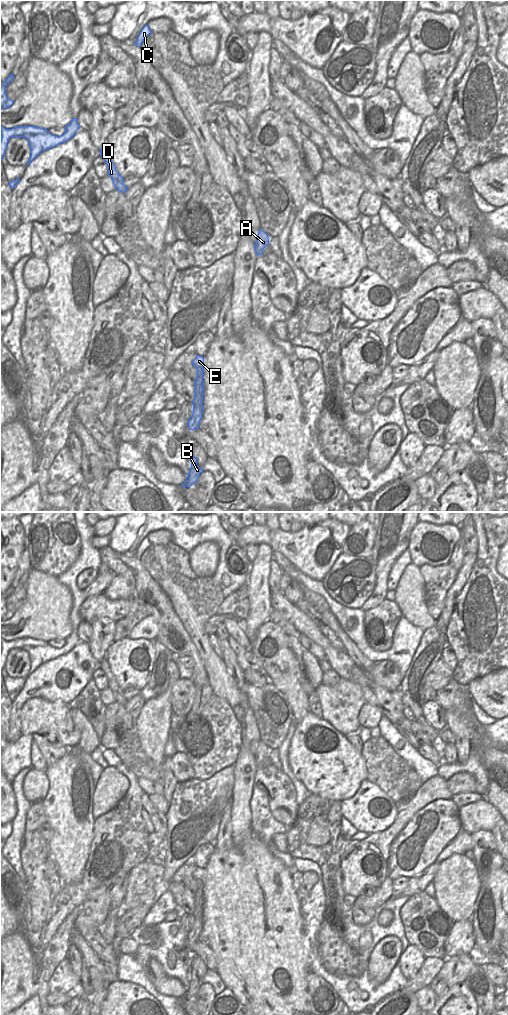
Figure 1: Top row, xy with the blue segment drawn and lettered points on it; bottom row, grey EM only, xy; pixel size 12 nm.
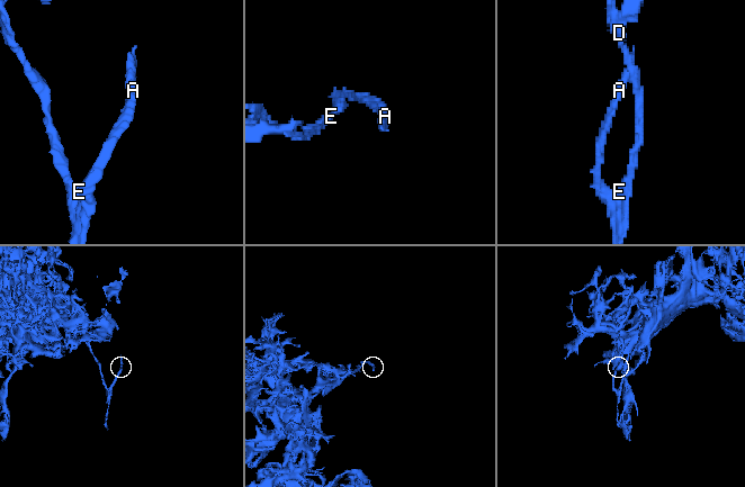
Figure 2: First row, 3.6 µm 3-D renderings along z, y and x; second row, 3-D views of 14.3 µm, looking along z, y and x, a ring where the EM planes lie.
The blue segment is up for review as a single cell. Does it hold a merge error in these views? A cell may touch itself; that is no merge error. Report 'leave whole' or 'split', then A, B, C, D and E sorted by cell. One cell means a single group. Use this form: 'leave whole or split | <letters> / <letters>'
split | A B / C D E

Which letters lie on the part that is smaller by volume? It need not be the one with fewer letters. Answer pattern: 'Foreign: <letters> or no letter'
Foreign: A, B

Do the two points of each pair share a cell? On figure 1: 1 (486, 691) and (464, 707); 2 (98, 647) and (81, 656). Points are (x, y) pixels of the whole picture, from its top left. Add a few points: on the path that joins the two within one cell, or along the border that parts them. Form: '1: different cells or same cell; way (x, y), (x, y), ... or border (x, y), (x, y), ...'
1: different cells; border (467, 686), (468, 691)
2: different cells; border (88, 643), (92, 656), (99, 663)

